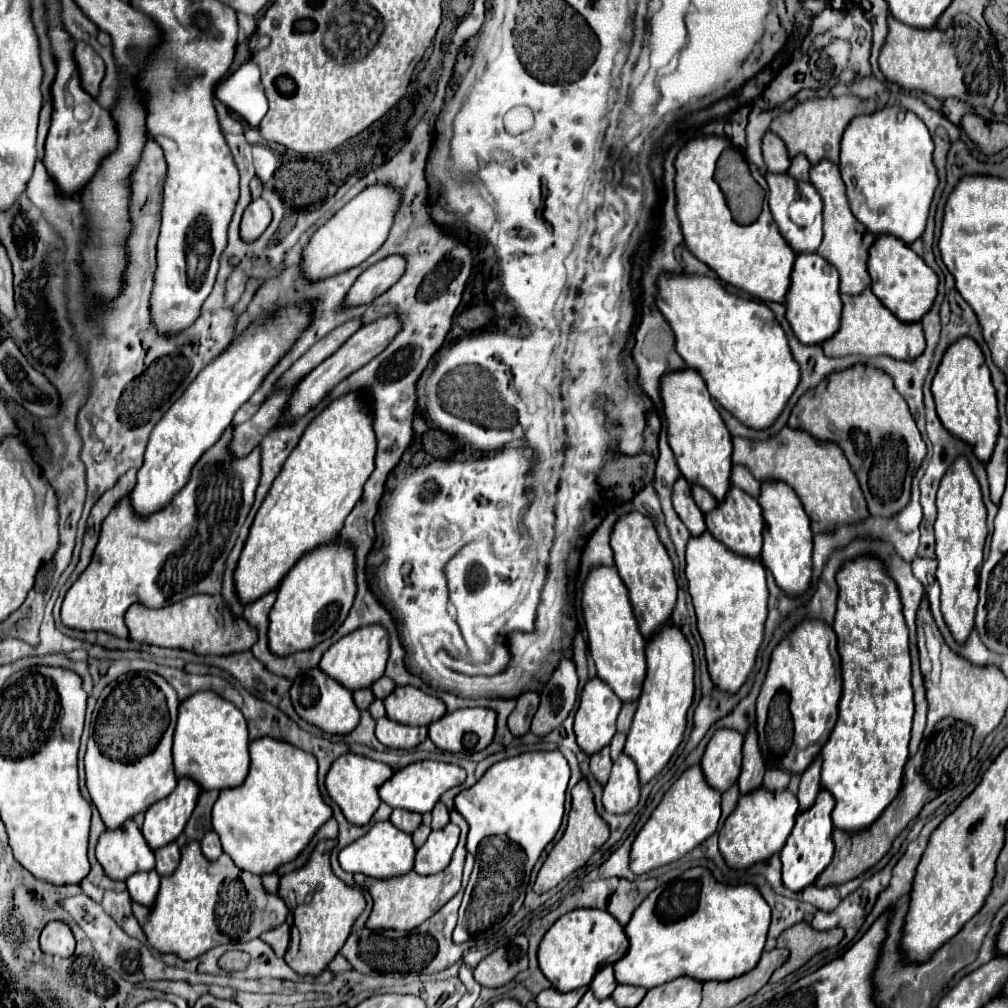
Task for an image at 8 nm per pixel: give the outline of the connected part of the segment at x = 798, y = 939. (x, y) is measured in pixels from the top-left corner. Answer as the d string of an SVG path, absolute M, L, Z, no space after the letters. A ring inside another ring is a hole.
M806 921L798 923L796 927L790 927L788 931L784 931L784 935L780 935L778 939L778 947L788 949L790 957L788 961L778 967L778 971L770 977L770 983L778 983L782 981L786 975L794 973L796 969L800 969L806 961L810 961L816 953L834 947L842 941L844 931L840 929L832 929L832 931L814 931Z

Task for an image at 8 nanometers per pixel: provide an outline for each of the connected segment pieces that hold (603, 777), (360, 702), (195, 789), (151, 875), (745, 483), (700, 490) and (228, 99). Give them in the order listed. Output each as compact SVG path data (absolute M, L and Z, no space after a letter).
M604 747L602 751L598 751L590 757L590 771L600 785L606 785L606 781L610 777L610 769L612 769L612 761L610 761L610 749L608 747Z
M366 687L366 689L356 689L356 691L354 691L354 701L356 701L358 709L368 709L368 705L372 703L372 699L374 699L374 693L372 693L370 687Z
M180 779L176 789L168 797L150 805L142 825L142 835L152 849L174 841L182 833L188 817L196 807L198 795L200 787L196 785L196 781Z
M156 869L138 871L126 879L126 885L128 885L128 893L134 901L144 903L144 905L152 905L156 899L156 893L158 893L160 875Z
M734 465L734 469L732 469L732 483L734 483L734 487L738 487L738 489L746 491L748 495L752 495L754 499L760 497L760 483L752 477L752 473L746 467Z
M698 485L692 487L692 497L694 497L694 501L696 501L696 505L700 507L702 513L710 513L718 505L718 501L704 487L698 487Z
M248 61L228 79L216 85L216 97L234 113L238 113L250 127L258 127L268 111L268 99L260 83L258 67Z

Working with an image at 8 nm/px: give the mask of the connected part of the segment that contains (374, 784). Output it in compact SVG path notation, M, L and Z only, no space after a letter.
M344 753L332 763L332 767L326 775L326 789L332 797L332 801L342 809L344 817L350 823L366 825L380 805L378 789L384 781L388 781L392 777L392 773L394 773L392 767L382 761L376 761L376 759L370 759L364 755L356 755L356 753Z

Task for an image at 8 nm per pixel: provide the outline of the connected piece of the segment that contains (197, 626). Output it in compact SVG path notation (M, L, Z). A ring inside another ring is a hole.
M198 593L184 601L178 601L178 603L160 607L160 609L152 609L142 603L134 603L126 613L126 625L130 629L130 637L136 641L146 641L148 645L188 649L198 655L210 655L210 653L228 655L232 651L250 649L258 639L258 631L254 627L250 627L250 623L244 617L236 619L236 631L220 631L216 617L210 613L212 599L214 599L212 595Z

